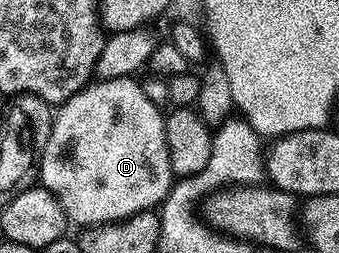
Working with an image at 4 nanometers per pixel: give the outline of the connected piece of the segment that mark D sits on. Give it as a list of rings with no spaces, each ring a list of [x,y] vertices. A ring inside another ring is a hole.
[[[137,78],[91,82],[54,111],[48,145],[40,151],[40,183],[60,201],[67,220],[79,223],[82,229],[98,223],[117,223],[119,219],[157,208],[172,186],[163,108],[148,101]]]

